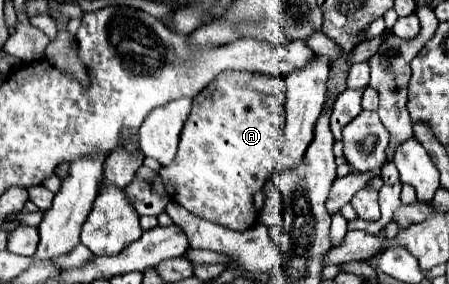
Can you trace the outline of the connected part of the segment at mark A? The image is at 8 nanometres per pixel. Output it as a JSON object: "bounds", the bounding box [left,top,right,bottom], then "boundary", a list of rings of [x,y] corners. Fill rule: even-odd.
{"bounds":[159,71,285,231],"boundary":[[[225,71],[223,75],[219,75],[219,79],[215,79],[215,83],[209,83],[195,99],[193,99],[193,109],[191,109],[191,115],[181,131],[181,141],[179,141],[179,149],[177,149],[177,155],[175,159],[171,161],[171,165],[163,167],[159,171],[161,179],[163,179],[163,185],[165,185],[165,191],[167,195],[179,203],[181,207],[185,207],[187,211],[207,219],[207,221],[213,221],[217,225],[223,225],[223,227],[229,227],[233,231],[247,231],[251,229],[255,223],[257,223],[257,211],[255,211],[255,205],[253,205],[253,195],[265,185],[265,181],[271,177],[271,173],[275,171],[275,165],[277,165],[277,159],[279,159],[279,153],[283,149],[283,123],[285,123],[285,111],[283,111],[283,99],[285,99],[285,79],[283,77],[275,77],[275,75],[261,75],[261,73],[245,73],[245,71]]]}

